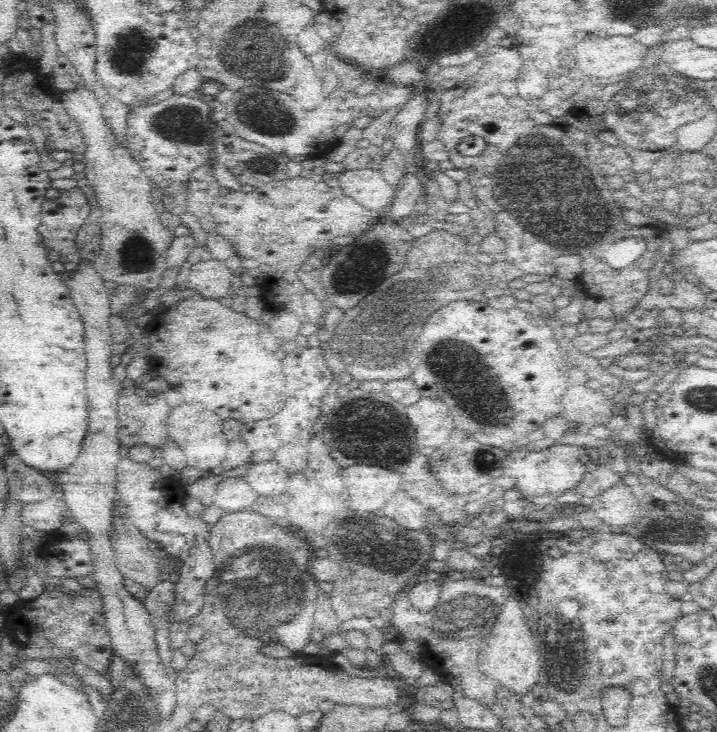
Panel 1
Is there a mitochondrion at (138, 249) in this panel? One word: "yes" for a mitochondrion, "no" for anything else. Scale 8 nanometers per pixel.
yes

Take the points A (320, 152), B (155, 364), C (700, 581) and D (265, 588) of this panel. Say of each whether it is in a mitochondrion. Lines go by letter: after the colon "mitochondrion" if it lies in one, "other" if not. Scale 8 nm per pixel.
A: other
B: other
C: other
D: mitochondrion

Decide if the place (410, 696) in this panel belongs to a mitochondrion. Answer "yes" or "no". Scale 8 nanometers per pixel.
no

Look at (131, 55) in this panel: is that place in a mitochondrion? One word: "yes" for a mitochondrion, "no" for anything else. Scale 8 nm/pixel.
yes

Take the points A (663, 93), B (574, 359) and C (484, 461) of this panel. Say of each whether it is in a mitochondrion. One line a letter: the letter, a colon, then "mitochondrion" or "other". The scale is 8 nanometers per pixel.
A: mitochondrion
B: mitochondrion
C: mitochondrion

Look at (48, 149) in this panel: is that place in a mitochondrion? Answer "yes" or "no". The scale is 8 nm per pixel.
no

